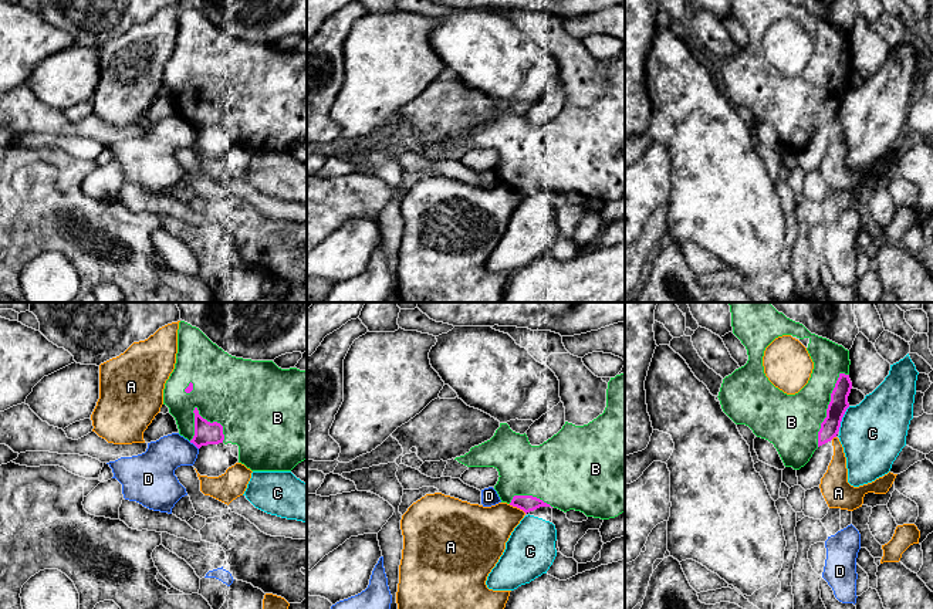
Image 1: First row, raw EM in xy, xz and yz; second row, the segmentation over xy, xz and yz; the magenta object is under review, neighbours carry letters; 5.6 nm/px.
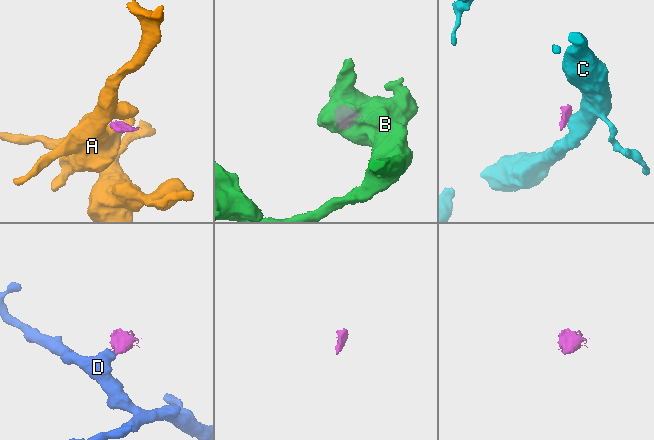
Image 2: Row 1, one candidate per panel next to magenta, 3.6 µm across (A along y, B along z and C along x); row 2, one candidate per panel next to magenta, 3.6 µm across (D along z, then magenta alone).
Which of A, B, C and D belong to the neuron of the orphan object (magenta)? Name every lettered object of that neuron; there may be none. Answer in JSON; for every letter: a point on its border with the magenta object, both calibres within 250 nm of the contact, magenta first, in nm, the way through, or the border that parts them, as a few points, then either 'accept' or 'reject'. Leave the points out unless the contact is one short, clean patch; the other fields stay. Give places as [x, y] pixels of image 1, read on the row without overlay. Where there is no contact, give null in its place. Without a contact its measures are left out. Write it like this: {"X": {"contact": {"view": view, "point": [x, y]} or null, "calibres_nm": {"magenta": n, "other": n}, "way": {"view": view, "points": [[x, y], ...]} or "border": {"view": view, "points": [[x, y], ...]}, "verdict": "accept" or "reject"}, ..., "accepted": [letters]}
{"A": {"contact": {"view": "xz", "point": [517, 189]}, "calibres_nm": {"magenta": 100, "other": 300}, "border": {"view": "xz", "points": [[509, 186], [526, 195]]}, "verdict": "reject"}, "B": {"contact": {"view": "yz", "point": [828, 88]}, "calibres_nm": {"magenta": 110, "other": 320}, "verdict": "accept"}, "C": {"contact": {"view": "yz", "point": [841, 101]}, "calibres_nm": {"magenta": 110, "other": 380}, "verdict": "reject"}, "D": {"contact": {"view": "xy", "point": [193, 125]}, "calibres_nm": {"magenta": 130, "other": 220}, "border": {"view": "xy", "points": [[189, 124], [198, 131]]}, "verdict": "reject"}, "accepted": ["B"]}

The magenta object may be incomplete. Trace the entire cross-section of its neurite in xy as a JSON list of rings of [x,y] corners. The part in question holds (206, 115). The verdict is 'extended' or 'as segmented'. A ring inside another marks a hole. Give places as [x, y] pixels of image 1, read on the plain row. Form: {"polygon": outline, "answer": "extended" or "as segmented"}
{"polygon": [[[185,3],[179,4],[176,45],[165,65],[163,87],[175,99],[180,118],[197,131],[219,125],[237,126],[239,145],[251,153],[291,153],[307,142],[307,54],[281,51],[273,43],[231,38]]], "answer": "extended"}

